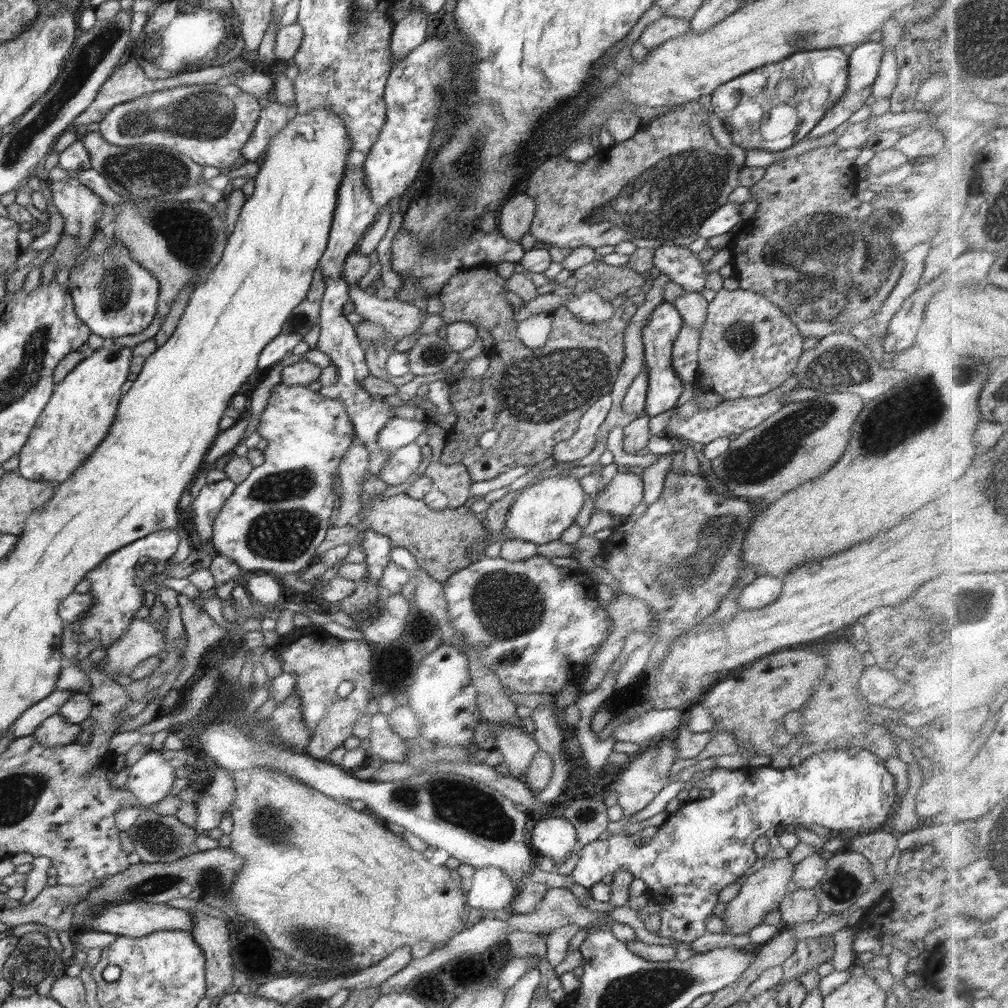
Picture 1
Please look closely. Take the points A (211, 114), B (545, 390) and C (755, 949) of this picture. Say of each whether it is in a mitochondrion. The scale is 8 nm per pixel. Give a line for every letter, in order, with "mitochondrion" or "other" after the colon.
A: mitochondrion
B: mitochondrion
C: other

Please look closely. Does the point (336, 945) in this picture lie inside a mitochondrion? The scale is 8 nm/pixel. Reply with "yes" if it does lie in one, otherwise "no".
yes

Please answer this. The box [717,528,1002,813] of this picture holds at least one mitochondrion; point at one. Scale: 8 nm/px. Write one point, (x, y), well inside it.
(965, 614)

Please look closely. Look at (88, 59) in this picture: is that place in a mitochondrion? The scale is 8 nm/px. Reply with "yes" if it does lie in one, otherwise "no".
yes

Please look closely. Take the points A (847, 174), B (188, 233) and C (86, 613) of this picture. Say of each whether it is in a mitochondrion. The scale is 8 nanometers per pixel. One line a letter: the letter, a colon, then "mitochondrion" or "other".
A: other
B: mitochondrion
C: other

